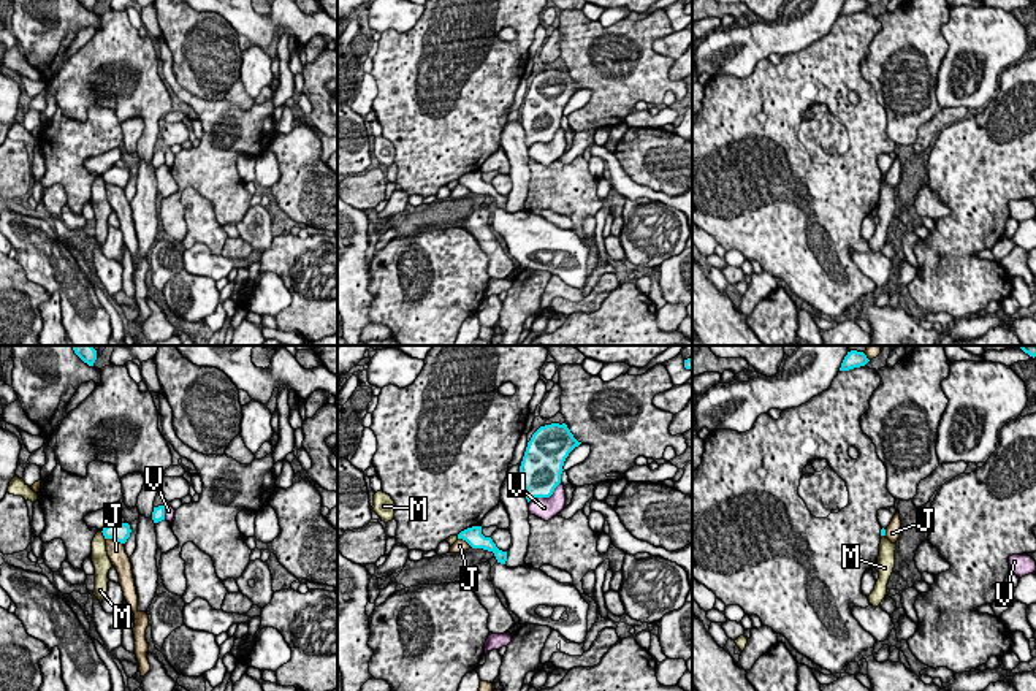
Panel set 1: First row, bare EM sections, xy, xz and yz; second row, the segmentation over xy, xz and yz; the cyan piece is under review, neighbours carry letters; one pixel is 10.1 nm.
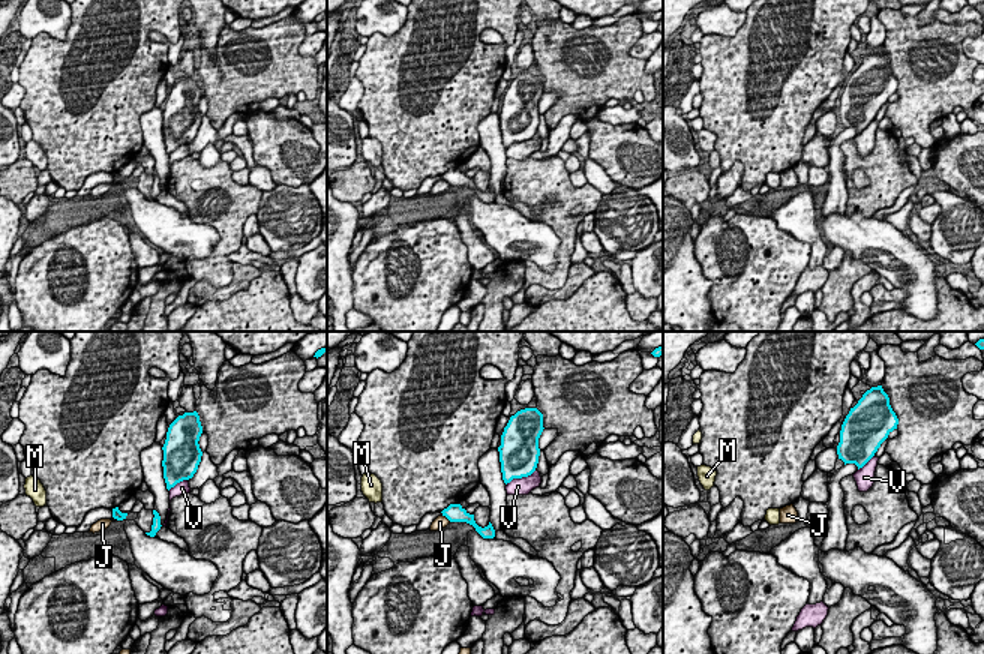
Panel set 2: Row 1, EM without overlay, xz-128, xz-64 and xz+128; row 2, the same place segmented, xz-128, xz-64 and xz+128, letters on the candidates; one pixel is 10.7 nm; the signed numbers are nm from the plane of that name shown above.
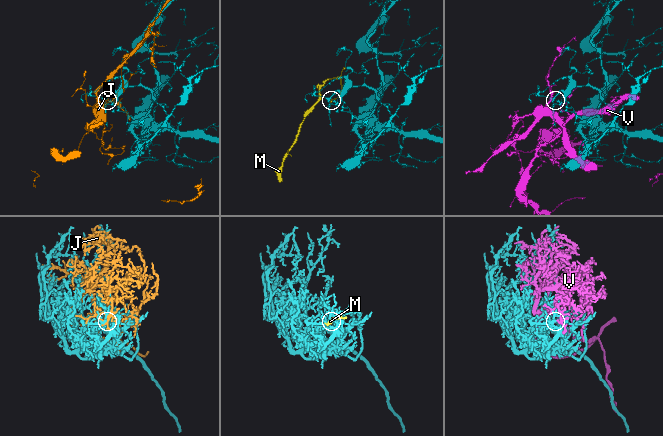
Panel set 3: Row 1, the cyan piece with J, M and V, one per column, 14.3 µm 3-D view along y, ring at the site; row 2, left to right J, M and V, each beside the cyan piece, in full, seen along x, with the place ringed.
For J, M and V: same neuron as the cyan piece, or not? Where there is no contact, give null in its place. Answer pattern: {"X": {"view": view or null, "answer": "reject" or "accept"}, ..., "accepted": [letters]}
{"J": {"view": "xy", "answer": "reject"}, "M": {"view": "xy", "answer": "reject"}, "V": {"view": "xz", "answer": "reject"}, "accepted": []}

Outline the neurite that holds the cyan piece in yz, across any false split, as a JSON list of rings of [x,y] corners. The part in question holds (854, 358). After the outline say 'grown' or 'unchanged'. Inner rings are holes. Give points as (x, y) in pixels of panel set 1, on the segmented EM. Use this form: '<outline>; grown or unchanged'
[[[851,350],[844,357],[840,371],[849,371],[854,368],[865,366],[868,361],[870,360],[867,358],[867,355],[863,352]]]; unchanged

